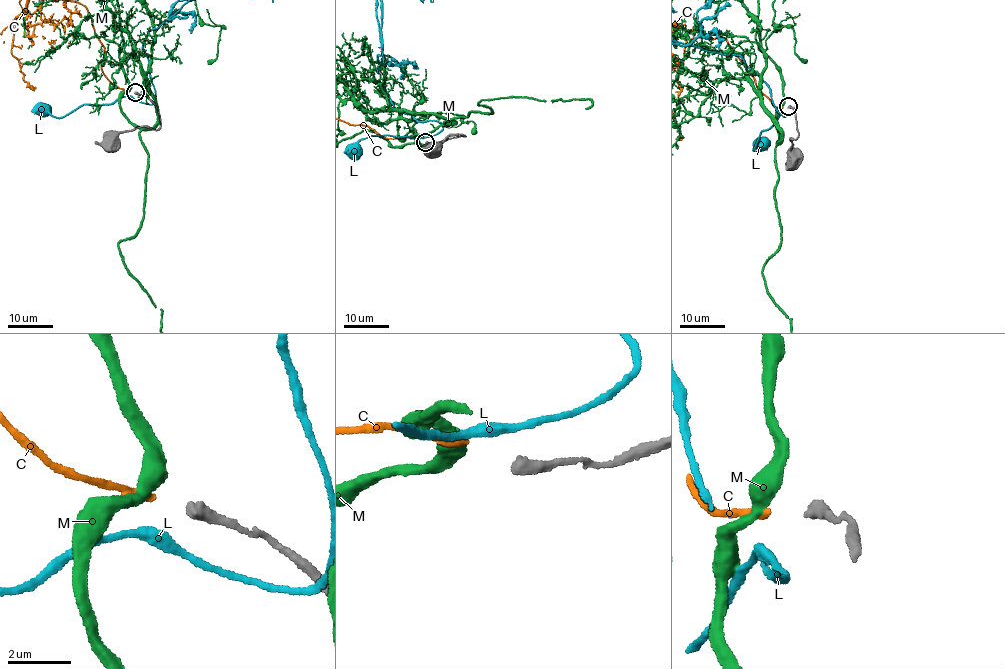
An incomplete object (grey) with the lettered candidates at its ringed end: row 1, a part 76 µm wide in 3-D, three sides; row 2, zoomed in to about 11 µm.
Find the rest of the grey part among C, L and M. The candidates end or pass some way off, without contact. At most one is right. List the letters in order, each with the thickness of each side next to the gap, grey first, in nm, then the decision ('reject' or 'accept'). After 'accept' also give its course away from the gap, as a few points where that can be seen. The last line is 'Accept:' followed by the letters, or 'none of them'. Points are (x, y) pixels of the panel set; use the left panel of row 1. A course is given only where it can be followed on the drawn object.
C: 440 nm thick on the grey side, 280 nm on the other; accept
L: 440 nm thick on the grey side, 320 nm on the other; reject
M: 440 nm thick on the grey side, 480 nm on the other; reject
Accept: C

